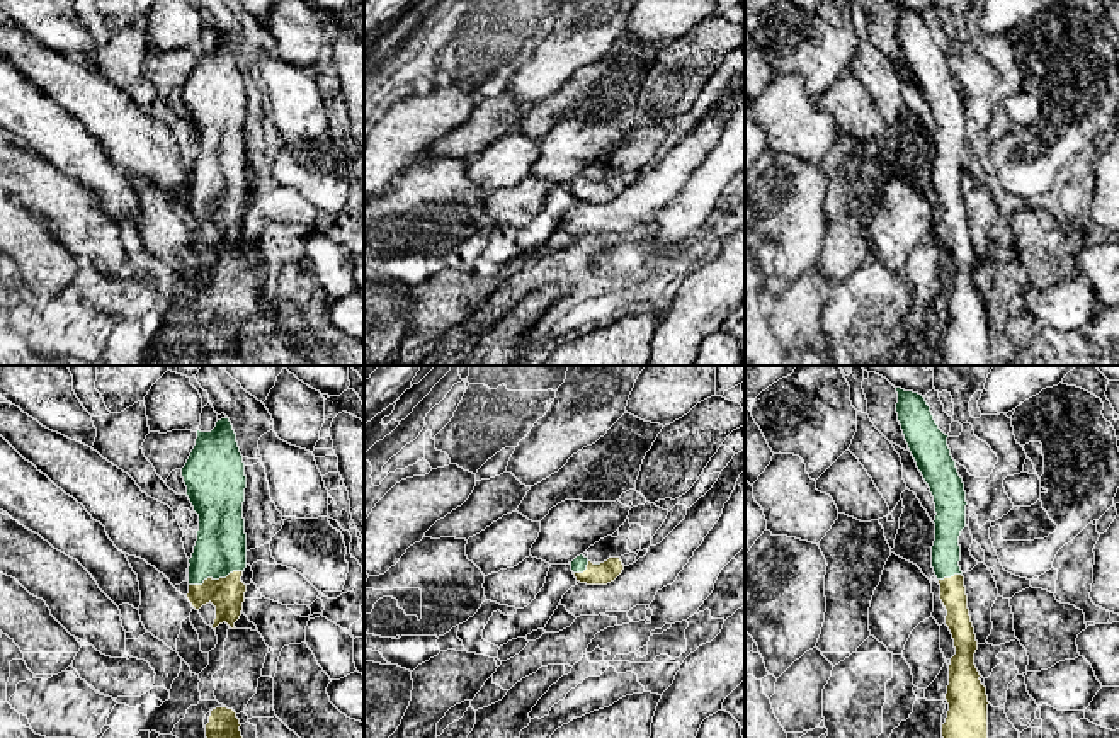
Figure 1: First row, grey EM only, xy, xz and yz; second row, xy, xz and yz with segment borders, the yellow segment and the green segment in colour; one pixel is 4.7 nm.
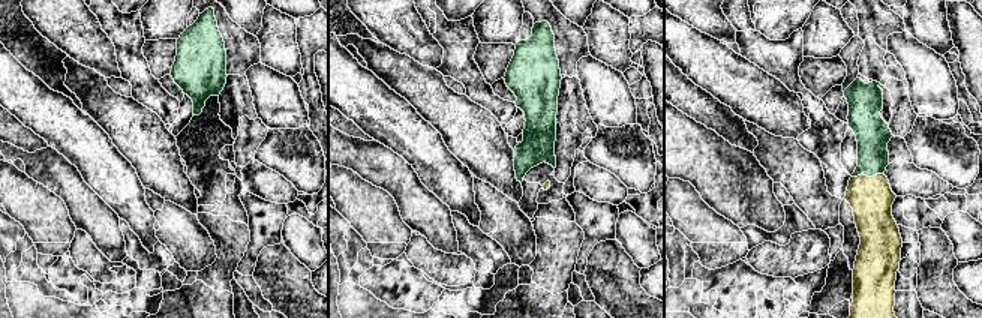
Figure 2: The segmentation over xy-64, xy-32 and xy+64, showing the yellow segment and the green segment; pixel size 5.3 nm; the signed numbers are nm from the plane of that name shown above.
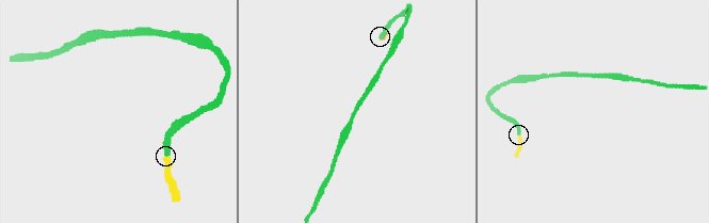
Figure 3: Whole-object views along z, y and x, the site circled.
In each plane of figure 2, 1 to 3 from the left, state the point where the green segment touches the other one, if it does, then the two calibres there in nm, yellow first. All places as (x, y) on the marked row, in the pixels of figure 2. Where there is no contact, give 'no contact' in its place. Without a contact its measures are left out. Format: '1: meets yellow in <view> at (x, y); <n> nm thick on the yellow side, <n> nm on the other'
1: no contact
2: no contact
3: meets yellow in xy+64 at (865, 176); 240 nm thick on the yellow side, 190 nm on the other

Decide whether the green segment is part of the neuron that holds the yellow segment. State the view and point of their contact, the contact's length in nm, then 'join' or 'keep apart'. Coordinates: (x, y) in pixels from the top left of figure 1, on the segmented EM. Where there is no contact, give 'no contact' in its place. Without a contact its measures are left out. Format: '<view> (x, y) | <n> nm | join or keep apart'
xy (215, 580) | 260 nm | join

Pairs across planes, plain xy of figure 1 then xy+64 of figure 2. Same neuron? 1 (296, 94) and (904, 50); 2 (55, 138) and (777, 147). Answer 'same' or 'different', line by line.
1: same
2: different

